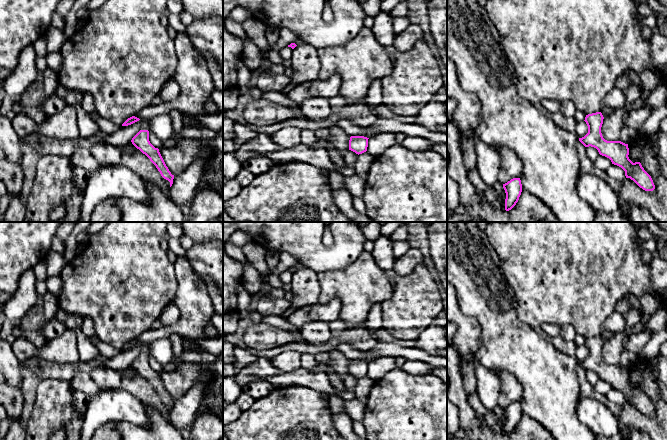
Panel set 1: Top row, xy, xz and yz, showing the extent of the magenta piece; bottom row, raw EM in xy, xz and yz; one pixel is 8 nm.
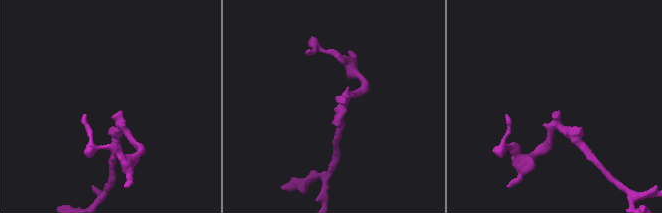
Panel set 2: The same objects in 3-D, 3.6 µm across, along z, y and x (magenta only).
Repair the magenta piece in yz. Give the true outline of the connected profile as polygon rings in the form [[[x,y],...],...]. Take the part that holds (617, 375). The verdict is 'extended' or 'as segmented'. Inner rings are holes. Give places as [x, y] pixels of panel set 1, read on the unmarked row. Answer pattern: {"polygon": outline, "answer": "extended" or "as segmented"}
{"polygon": [[[601,336],[588,338],[585,346],[588,350],[588,357],[579,362],[585,371],[594,371],[599,378],[609,382],[612,388],[621,391],[625,395],[626,402],[633,404],[640,412],[645,415],[653,415],[655,409],[651,400],[644,394],[640,386],[633,387],[628,379],[628,368],[621,365],[607,365],[603,362],[601,351],[603,348]]], "answer": "as segmented"}

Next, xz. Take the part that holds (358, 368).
{"polygon": [[[351,360],[349,364],[349,374],[356,378],[362,378],[367,375],[368,363],[364,360]]], "answer": "as segmented"}

